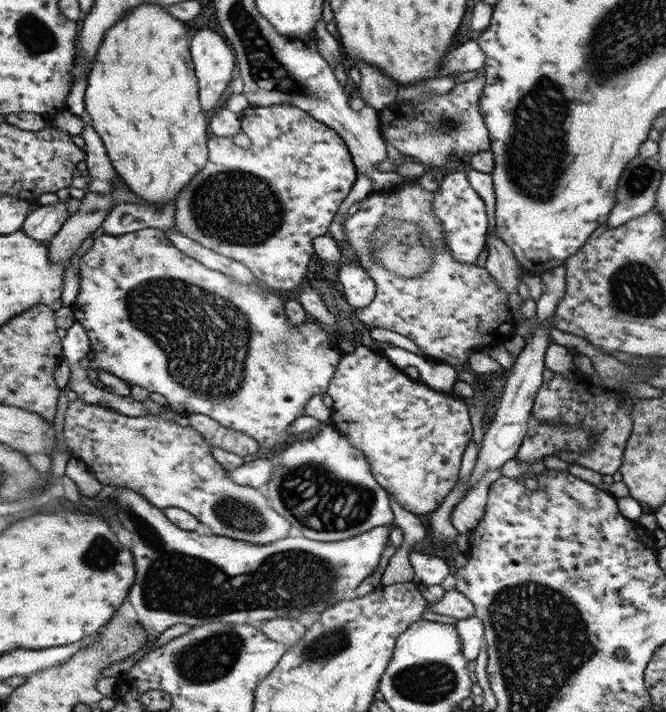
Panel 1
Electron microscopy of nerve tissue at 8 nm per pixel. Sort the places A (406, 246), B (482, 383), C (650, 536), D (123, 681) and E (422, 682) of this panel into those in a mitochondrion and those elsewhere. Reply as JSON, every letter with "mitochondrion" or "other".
{"A":"mitochondrion","B":"other","C":"other","D":"other","E":"mitochondrion"}

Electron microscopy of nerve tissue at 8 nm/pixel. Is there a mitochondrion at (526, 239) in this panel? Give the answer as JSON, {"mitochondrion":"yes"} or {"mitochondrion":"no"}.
{"mitochondrion":"no"}

